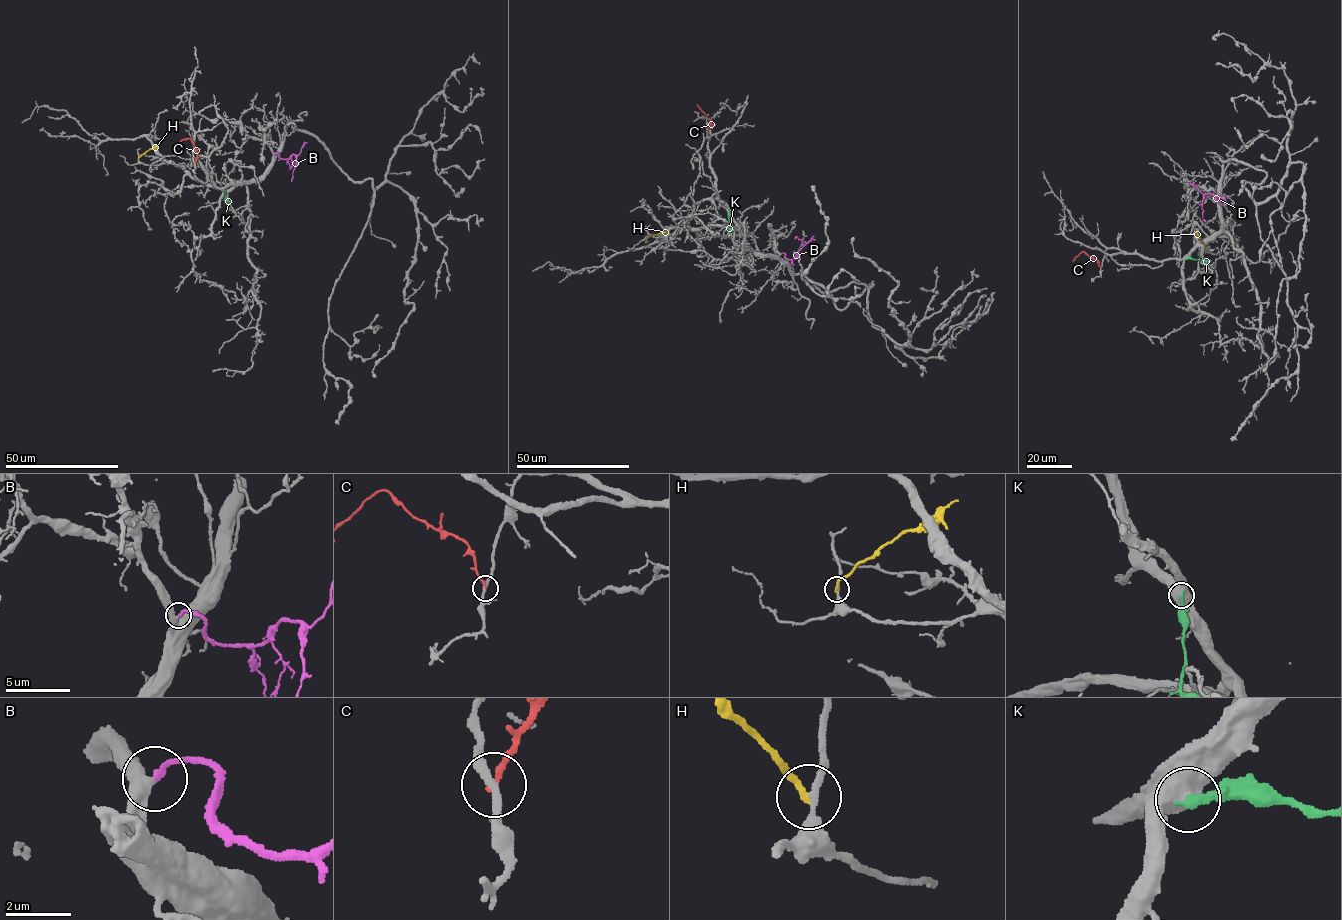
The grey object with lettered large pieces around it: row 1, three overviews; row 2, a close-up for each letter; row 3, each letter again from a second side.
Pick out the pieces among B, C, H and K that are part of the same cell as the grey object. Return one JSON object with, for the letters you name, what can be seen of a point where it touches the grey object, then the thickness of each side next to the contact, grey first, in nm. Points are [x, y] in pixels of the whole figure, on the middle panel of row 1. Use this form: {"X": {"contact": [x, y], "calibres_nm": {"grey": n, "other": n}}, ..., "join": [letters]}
{"B": {"contact": [780, 254], "calibres_nm": {"grey": 440, "other": 200}}, "join": ["B"]}

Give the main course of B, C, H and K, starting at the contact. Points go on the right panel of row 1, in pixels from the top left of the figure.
B: (1213, 197), (1218, 196), (1207, 193), (1203, 199), (1202, 219), (1205, 221)
C: (1101, 268), (1097, 260), (1083, 251), (1072, 261)
H: (1208, 248), (1195, 230)
K: (1186, 258), (1210, 261)

